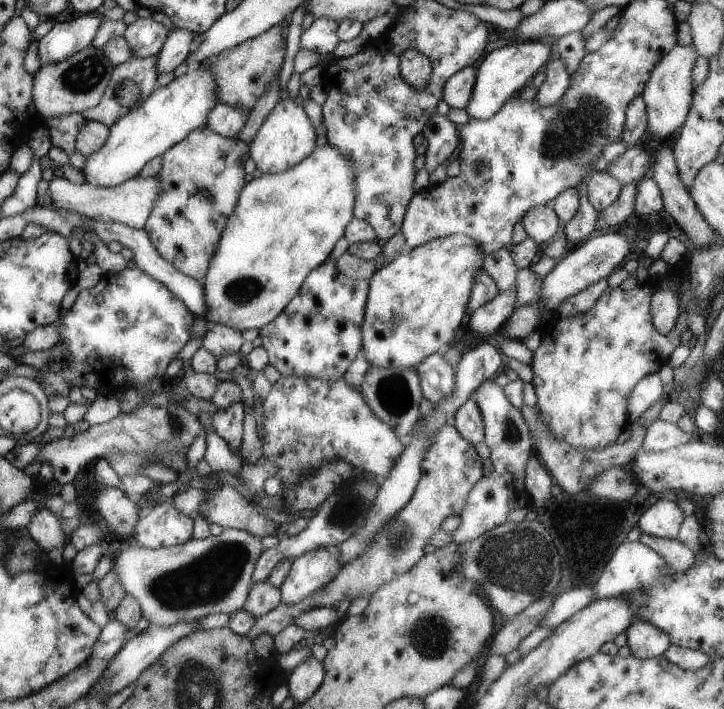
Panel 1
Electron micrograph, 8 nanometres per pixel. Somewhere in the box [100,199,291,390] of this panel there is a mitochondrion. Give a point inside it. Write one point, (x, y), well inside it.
(242, 290)

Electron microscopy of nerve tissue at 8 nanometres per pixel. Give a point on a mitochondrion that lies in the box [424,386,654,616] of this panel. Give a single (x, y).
(506, 557)

